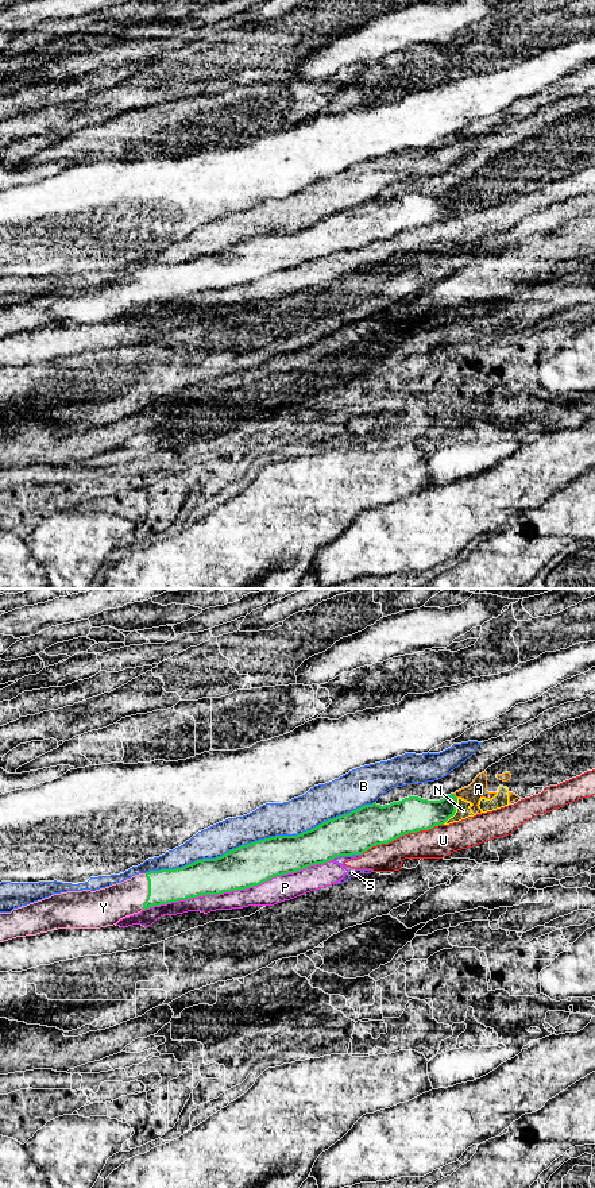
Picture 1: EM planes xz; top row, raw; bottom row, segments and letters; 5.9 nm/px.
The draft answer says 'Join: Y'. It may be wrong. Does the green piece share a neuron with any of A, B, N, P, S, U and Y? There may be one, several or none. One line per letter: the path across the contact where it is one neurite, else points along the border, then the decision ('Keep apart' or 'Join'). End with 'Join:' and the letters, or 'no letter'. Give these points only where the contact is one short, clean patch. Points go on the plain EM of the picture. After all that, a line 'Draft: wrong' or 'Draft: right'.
A: Boundary: xz (454, 189), (456, 193). Keep apart
B: Keep apart
N: Keep apart
P: Keep apart
S: Keep apart
U: Keep apart
Y: Path across: xz (165, 281), (149, 286), (140, 286), (109, 300). Join
Join: Y
Draft: right

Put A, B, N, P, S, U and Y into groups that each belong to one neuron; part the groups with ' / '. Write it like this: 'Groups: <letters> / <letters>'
Groups: A N / B / P S U / Y

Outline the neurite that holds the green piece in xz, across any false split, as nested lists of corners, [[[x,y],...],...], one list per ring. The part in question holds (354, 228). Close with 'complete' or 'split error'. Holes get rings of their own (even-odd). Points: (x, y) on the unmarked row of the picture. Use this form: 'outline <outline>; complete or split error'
outline [[[455,189],[440,196],[409,192],[390,200],[364,200],[348,209],[328,215],[297,231],[275,231],[232,244],[216,254],[202,254],[182,263],[139,269],[121,278],[96,286],[67,286],[42,296],[0,308],[0,338],[36,331],[54,324],[100,324],[142,305],[204,290],[220,290],[259,281],[268,274],[294,269],[306,262],[324,259],[335,252],[363,250],[376,240],[389,239],[405,230],[444,220],[455,211]]]; split error

